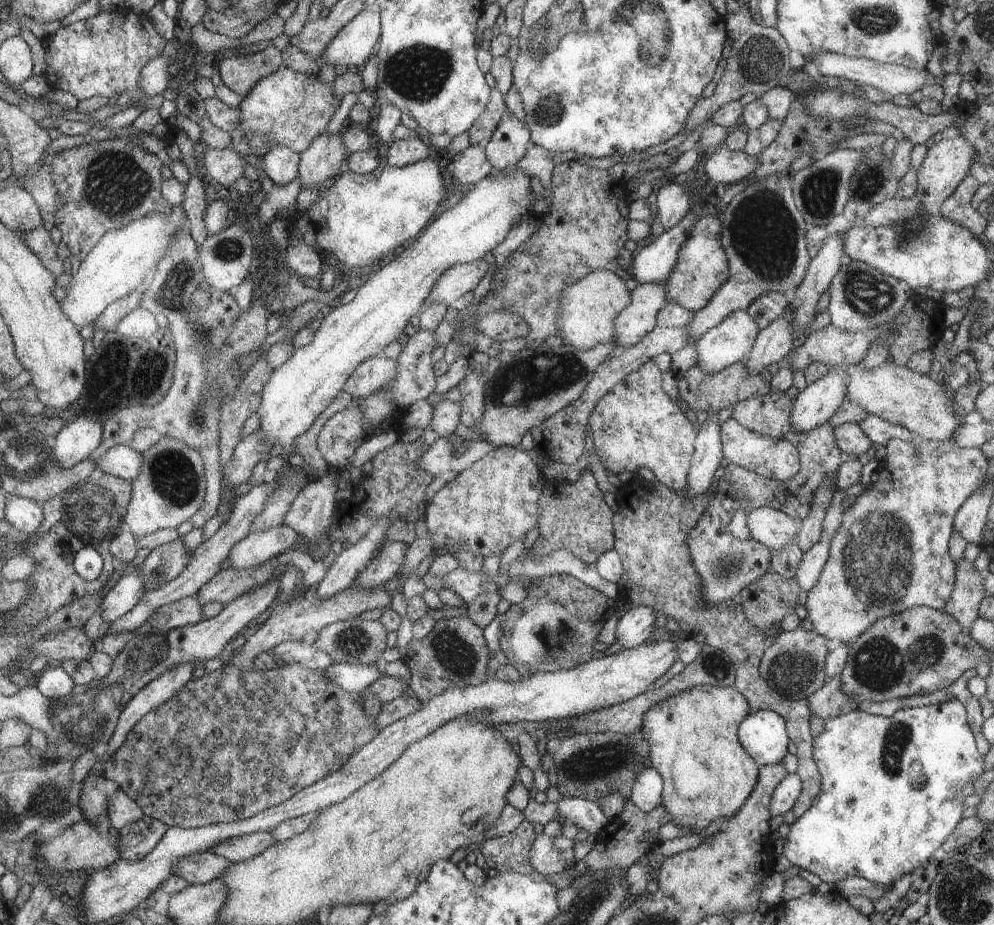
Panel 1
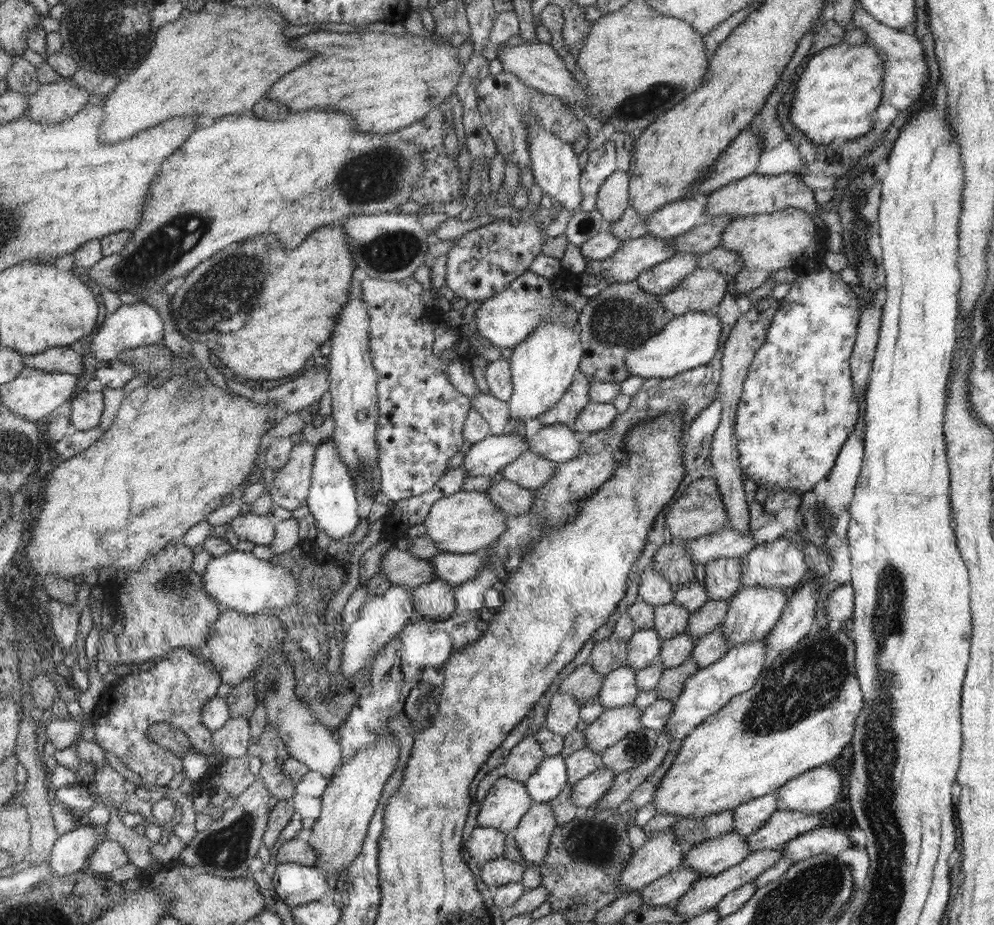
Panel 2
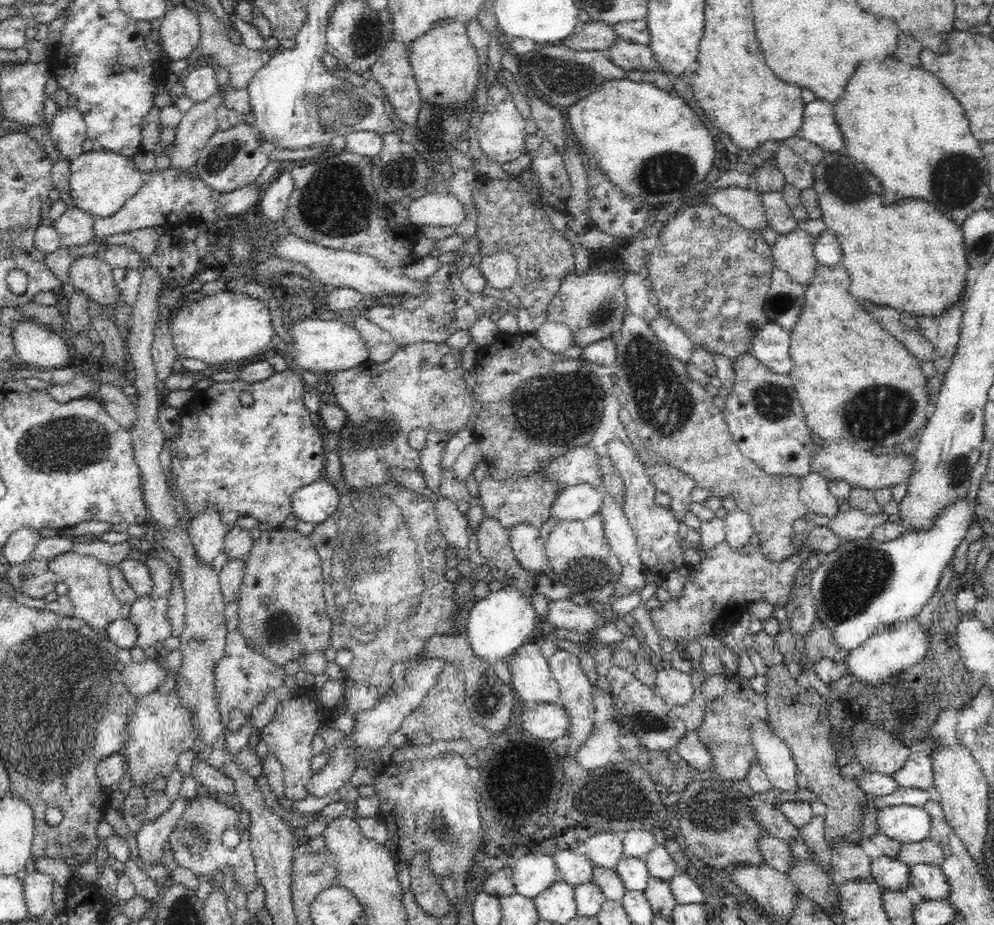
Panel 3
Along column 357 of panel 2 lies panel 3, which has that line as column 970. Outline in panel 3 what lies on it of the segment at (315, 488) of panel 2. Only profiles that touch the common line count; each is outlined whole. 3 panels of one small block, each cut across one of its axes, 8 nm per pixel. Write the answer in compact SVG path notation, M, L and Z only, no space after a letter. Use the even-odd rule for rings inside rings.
M970 498L956 499L941 508L928 528L903 530L902 534L890 542L878 542L872 537L841 542L838 548L825 556L824 562L818 565L811 578L811 593L815 598L817 620L834 633L834 641L840 649L846 651L858 648L868 637L871 637L880 624L888 625L895 620L909 619L920 612L936 592L942 570L954 558L956 548L964 540L968 528L978 521L972 514Z

